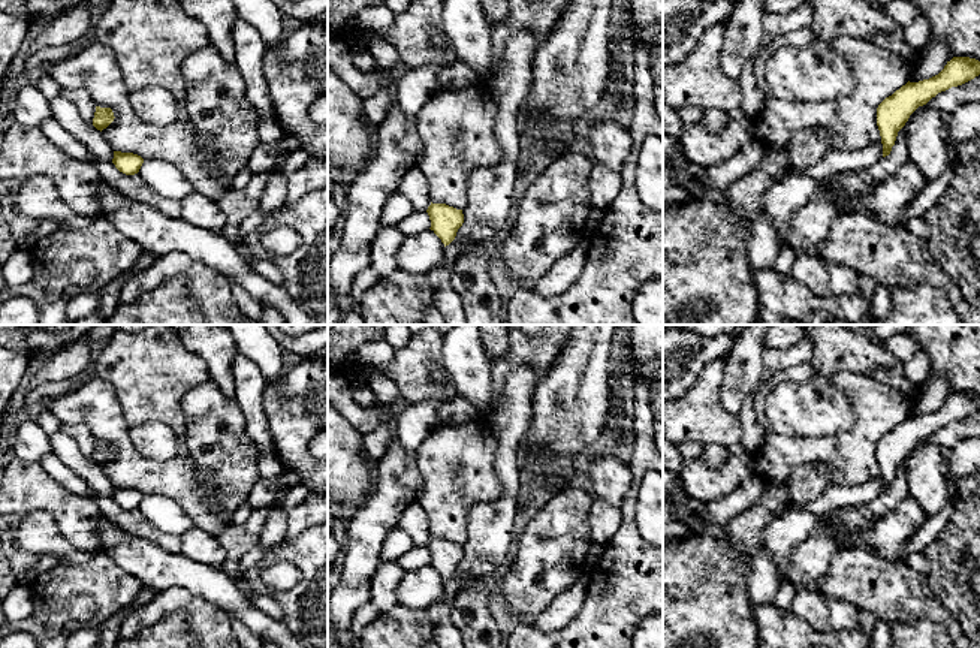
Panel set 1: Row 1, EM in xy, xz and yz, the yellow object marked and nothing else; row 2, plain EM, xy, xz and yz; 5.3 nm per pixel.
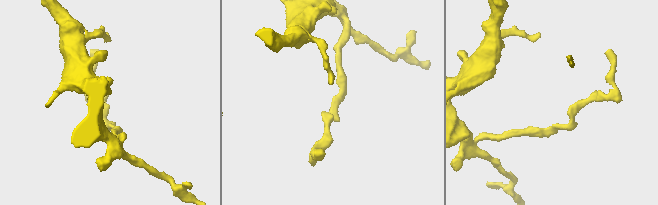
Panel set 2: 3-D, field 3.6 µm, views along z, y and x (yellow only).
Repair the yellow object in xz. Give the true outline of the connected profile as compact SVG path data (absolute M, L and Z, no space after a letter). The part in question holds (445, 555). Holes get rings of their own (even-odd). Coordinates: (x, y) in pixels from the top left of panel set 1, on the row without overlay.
M432 539L426 545L431 555L431 566L441 575L441 578L449 581L455 572L458 564L464 558L462 545L456 545L446 539Z

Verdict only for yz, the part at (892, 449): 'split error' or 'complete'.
complete

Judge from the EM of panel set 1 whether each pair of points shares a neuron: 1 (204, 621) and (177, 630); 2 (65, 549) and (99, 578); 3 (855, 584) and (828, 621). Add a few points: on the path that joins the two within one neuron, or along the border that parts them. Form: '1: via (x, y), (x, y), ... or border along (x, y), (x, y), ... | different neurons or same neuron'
1: border along (153, 626), (168, 615), (181, 612), (190, 632) | different neurons
2: border along (95, 552), (81, 563), (63, 566) | different neurons
3: border along (817, 588), (828, 597), (843, 599), (859, 608) | different neurons

